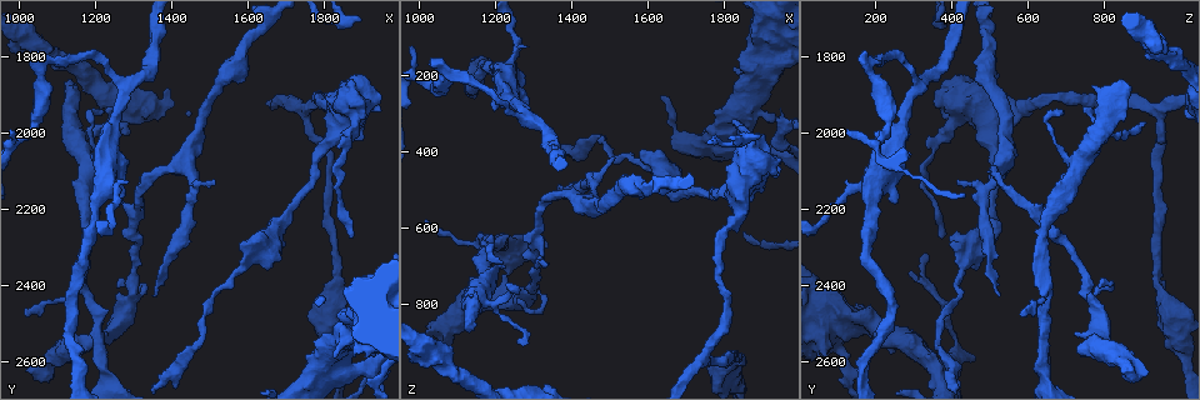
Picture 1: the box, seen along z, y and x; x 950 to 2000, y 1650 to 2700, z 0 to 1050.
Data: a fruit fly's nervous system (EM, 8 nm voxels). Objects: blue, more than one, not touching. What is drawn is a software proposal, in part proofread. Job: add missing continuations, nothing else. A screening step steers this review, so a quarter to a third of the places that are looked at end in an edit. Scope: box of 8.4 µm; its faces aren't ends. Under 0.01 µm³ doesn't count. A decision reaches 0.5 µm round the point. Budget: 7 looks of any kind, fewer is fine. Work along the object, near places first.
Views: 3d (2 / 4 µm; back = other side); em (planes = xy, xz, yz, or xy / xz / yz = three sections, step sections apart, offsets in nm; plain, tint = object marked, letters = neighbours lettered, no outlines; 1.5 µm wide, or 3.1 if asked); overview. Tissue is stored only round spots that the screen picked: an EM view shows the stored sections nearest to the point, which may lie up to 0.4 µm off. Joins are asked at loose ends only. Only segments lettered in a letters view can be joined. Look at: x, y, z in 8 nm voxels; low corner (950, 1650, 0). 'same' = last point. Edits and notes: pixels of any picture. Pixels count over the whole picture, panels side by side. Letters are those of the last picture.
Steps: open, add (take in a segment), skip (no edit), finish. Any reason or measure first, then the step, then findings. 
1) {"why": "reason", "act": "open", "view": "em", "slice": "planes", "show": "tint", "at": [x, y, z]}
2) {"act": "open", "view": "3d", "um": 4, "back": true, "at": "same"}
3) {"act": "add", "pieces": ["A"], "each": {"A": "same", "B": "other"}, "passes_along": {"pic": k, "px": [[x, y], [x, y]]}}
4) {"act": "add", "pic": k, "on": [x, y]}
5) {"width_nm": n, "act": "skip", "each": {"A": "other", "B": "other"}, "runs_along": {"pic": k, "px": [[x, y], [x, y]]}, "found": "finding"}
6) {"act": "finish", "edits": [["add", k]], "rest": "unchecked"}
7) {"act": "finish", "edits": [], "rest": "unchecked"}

{"why": "tapers out", "act": "open", "view": "3d", "um": 4, "at": [1360, 2420, 520]}

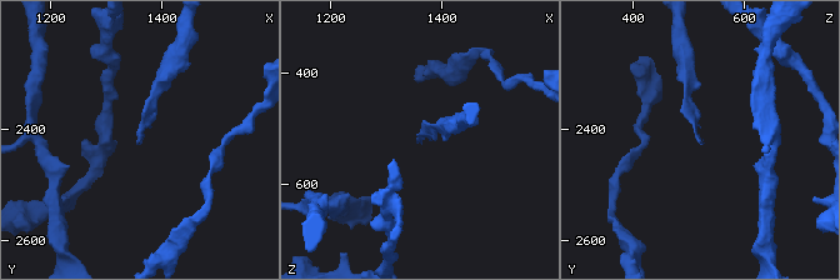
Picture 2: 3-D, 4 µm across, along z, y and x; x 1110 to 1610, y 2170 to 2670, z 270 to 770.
{"why": "need the tissue", "act": "open", "view": "em", "slice": "yz", "step": 8, "show": "letters", "at": [1355, 2425, 520]}

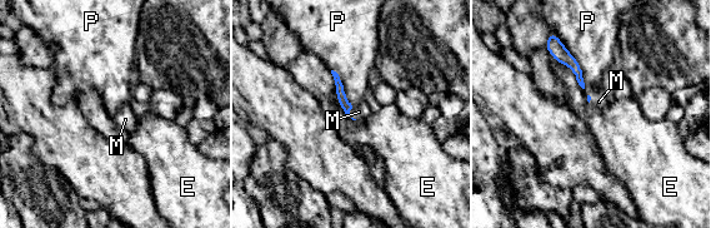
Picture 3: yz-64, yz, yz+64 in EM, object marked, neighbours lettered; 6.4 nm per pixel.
{"act": "add", "pic": 3, "on": [359, 112], "each": {"E": "other", "M": "same", "P": "other"}, "passes_along": {"pic": 3, "px": [[344, 103], [349, 114], [359, 112]]}, "found": "it goes on there"}

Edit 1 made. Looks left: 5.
{"act": "open", "view": "overview"}

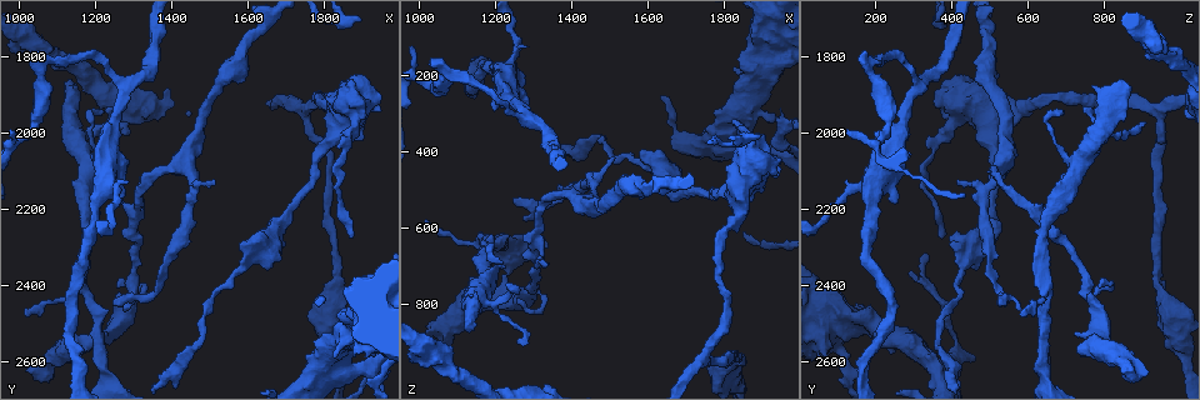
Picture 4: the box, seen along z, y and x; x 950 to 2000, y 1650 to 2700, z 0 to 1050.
{"why": "branch stops here", "act": "open", "view": "em", "slice": "planes", "show": "letters", "at": [1270, 2185, 250]}

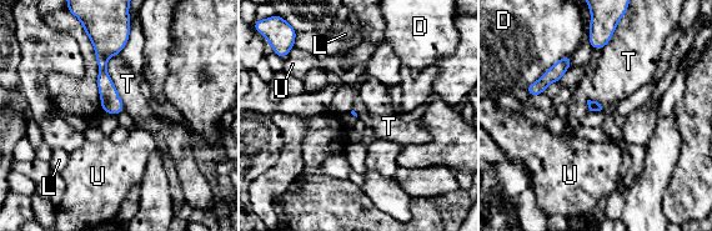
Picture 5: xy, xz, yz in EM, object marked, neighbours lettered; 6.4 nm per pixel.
{"act": "skip", "each": {"D": "other", "L": "other", "T": "other", "U": "other"}, "border": {"pic": 5, "px": [[119, 53], [106, 73], [125, 109]]}, "found": "no lettered segment goes on from it"}

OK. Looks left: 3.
{"act": "finish", "edits": [["add", 3]], "rest": "unchecked"}

